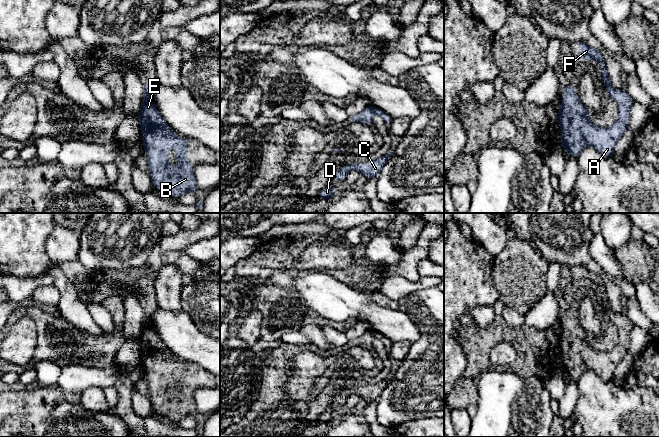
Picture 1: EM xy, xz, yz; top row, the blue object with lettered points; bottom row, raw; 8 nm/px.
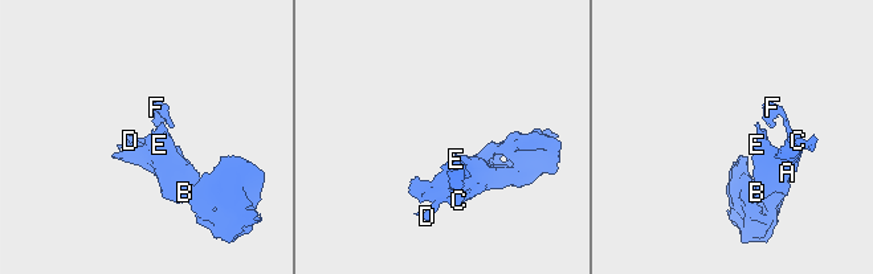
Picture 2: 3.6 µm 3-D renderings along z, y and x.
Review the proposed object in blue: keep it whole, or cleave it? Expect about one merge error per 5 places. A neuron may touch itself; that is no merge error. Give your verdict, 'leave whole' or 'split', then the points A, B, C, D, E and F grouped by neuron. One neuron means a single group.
leave whole; groups A B C D E F

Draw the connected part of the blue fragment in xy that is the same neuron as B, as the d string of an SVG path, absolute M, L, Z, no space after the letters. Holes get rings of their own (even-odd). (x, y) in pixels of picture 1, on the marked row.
M150 76L143 86L142 108L137 117L152 184L159 191L174 198L179 198L187 192L196 192L198 188L195 174L187 159L187 148L191 139L178 137L154 106L150 93L156 86L156 79ZM168 148L178 149L173 160L179 159L180 163L175 168L168 167L173 161L168 160Z

